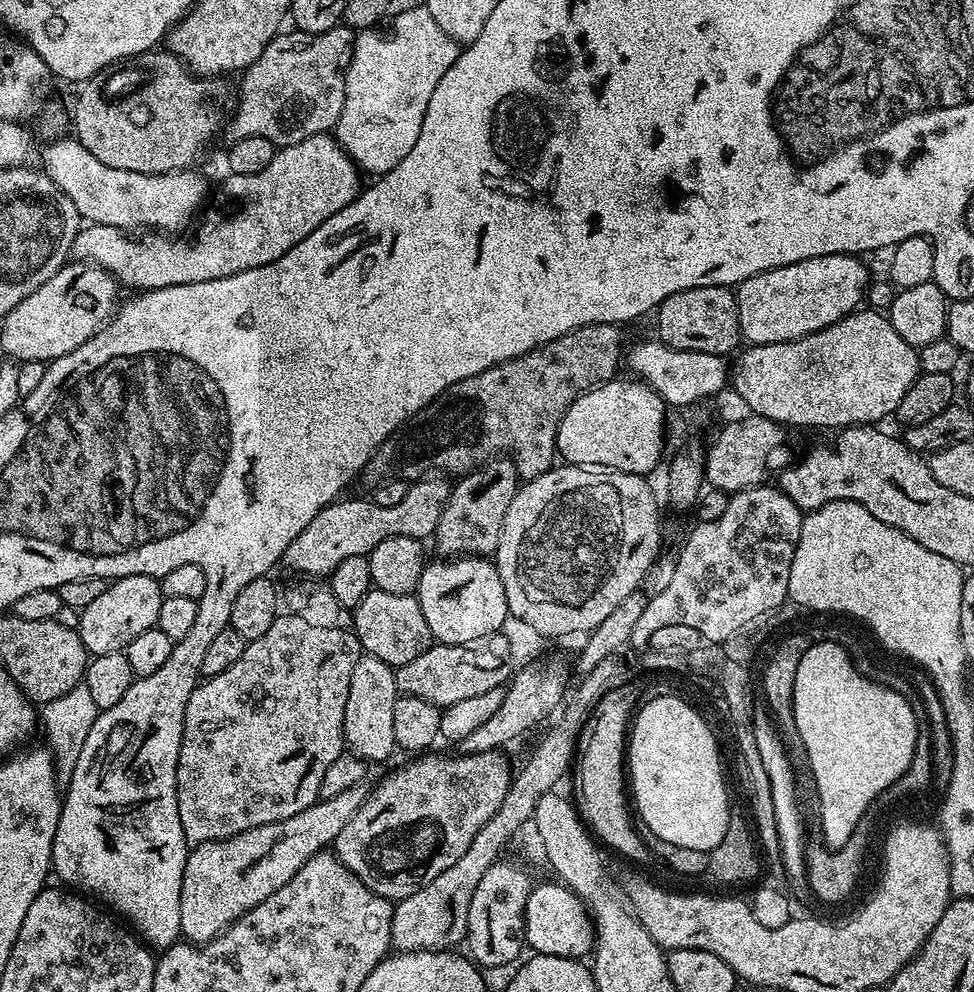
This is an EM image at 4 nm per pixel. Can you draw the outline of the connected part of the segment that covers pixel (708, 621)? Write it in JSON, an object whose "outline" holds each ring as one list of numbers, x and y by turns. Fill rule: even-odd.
{"outline":[[767,483,757,484,741,492,729,495,726,510,713,520,701,520,696,529,684,540,680,557,664,584,664,589,649,599,646,610,634,626,631,647,647,649,648,640,656,631,663,631,669,625,691,625,692,629,704,632,705,636,726,636,744,621,755,615,766,615,775,611,788,600,790,586,790,566,798,538,802,530,804,516,802,509,781,492,779,487]]}

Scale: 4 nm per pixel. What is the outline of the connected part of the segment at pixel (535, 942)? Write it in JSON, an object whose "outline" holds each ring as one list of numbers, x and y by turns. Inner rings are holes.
{"outline":[[559,882,537,883,533,887,524,911,524,939,527,947,537,956,561,956,580,960,593,951,596,930,588,906]]}

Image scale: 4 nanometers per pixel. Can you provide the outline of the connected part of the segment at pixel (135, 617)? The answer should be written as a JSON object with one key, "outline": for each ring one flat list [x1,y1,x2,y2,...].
{"outline":[[121,576,113,579,99,598,94,598,90,606,80,609,78,629,84,649,92,656,123,652,143,634,145,630,156,627,158,610,162,610,165,596,160,589,160,581,154,576]]}

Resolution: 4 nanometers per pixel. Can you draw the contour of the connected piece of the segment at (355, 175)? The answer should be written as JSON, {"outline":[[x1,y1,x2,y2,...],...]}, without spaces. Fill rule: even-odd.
{"outline":[[319,132,310,138,306,138,297,144,285,144,277,147,274,158,270,158,270,163,262,170,258,170,258,174,231,174,227,177,224,188,228,191,228,196,232,200,236,200,236,204,240,209,228,217,220,208,212,208,208,213,205,211,199,217,196,228,196,240,180,240,184,238,173,238,168,234,144,234,141,240,131,240,129,233,123,228,115,228,114,226,106,226,105,224,89,223,87,226,81,227,78,235,72,243,71,255,80,262,86,264,97,264,100,268,104,268,113,276,121,285,126,284,132,290,147,290,150,288,165,288,166,286,174,286,175,284,193,284,194,282,206,282,207,280,217,280,218,278,226,278,233,276,239,272,245,272,251,268,258,266,266,266,270,262,274,262,278,258,282,258,282,254,286,254,286,250,290,250,294,246,298,246,298,242,302,242,302,238,306,238,306,234,314,234,314,230,318,230,318,226,322,226,322,222,326,222,326,218,330,218,330,214,338,214,338,210,342,210,342,206,346,206,355,196,359,196,362,191,362,173,357,168,356,163,348,157,346,150,336,141,335,135]]}

